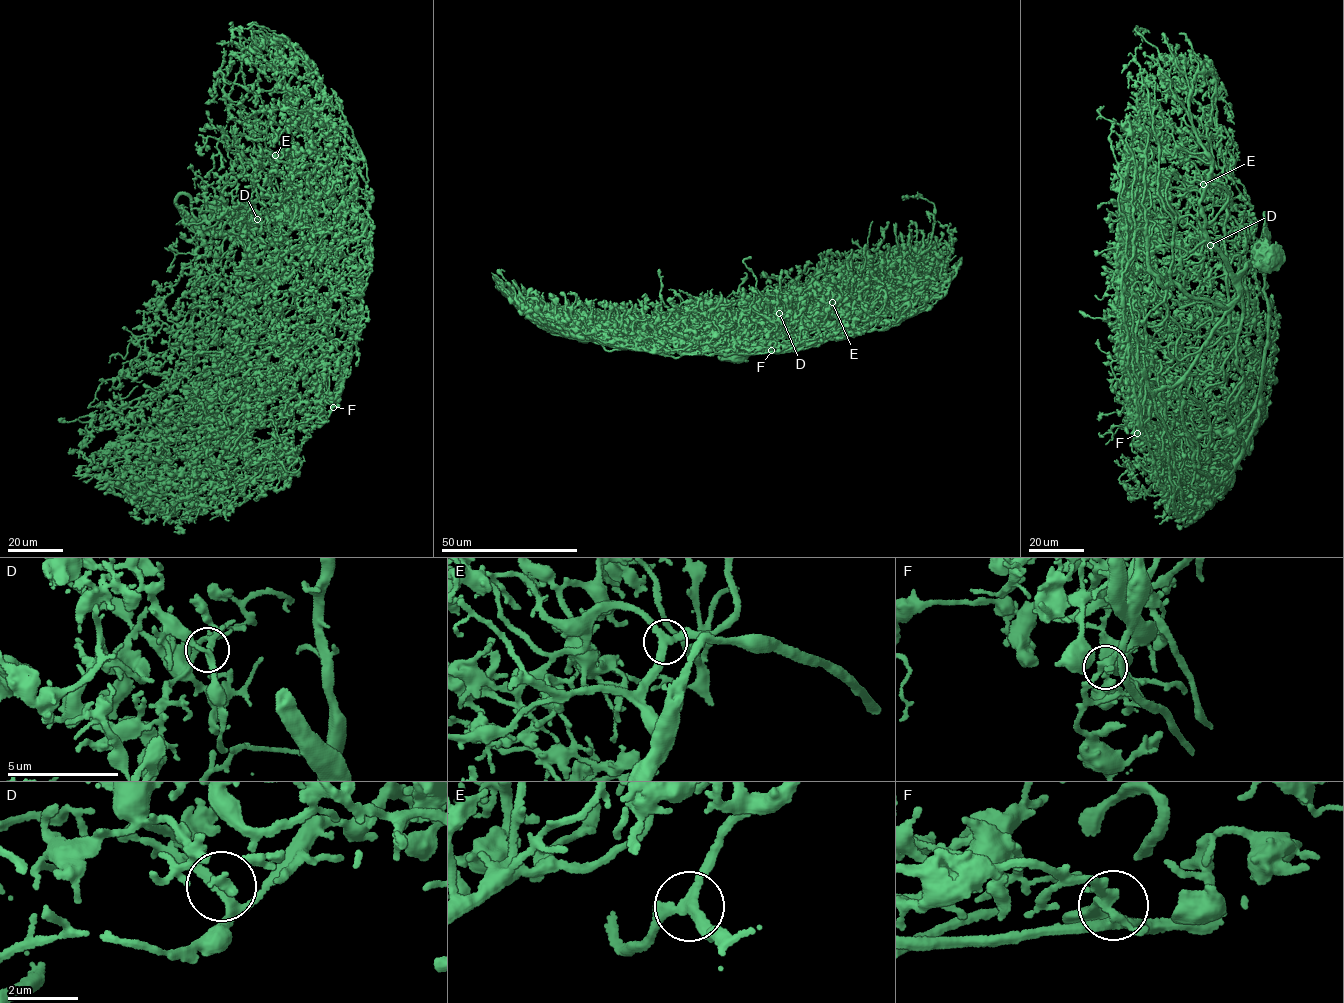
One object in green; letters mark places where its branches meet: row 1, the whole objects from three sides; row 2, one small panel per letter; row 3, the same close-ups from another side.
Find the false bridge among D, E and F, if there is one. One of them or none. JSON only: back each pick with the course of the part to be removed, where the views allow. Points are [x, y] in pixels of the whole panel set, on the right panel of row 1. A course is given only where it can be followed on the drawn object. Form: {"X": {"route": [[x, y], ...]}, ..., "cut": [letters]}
{"cut": []}

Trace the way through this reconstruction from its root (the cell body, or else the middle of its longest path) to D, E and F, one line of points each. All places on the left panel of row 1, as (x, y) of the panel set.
D: (246, 222), (215, 213), (208, 224), (250, 243), (281, 210), (289, 229), (276, 230), (270, 214), (257, 219)
E: (246, 222), (215, 213), (208, 224), (248, 243), (254, 240), (286, 191), (290, 169), (275, 155)
F: (246, 222), (215, 213), (208, 224), (241, 244), (281, 315), (293, 351), (312, 361), (316, 392), (333, 407)

